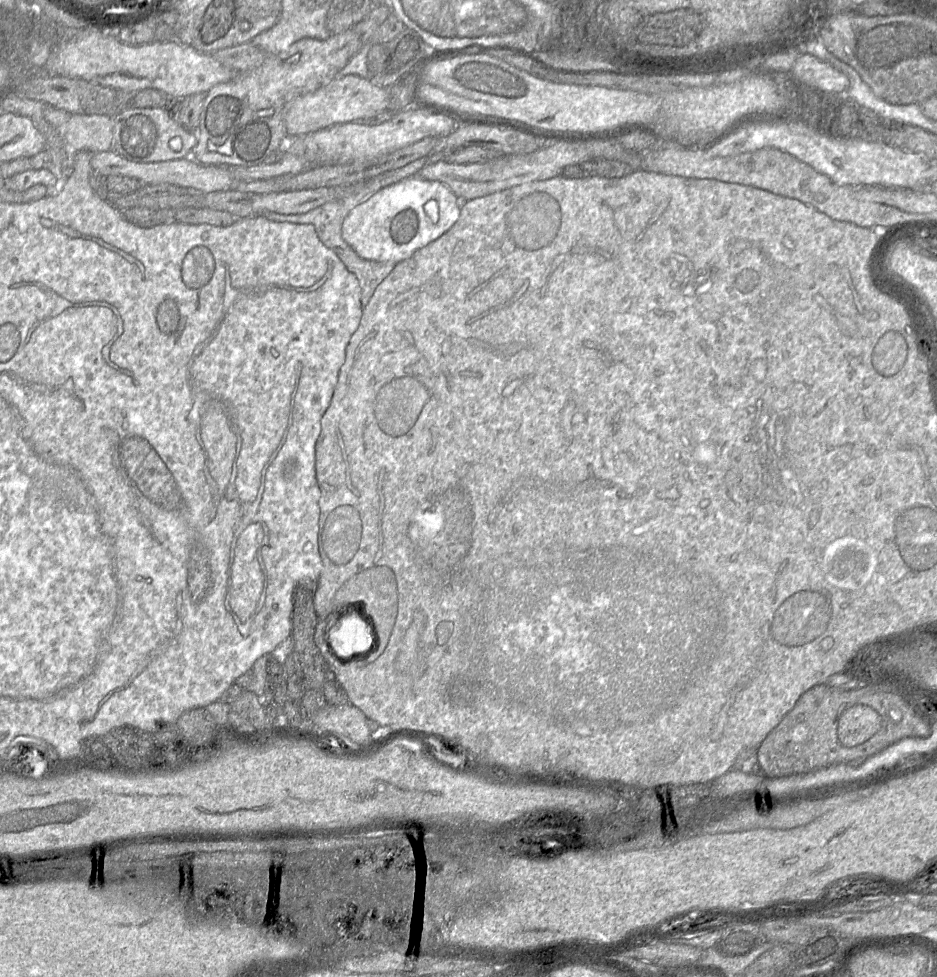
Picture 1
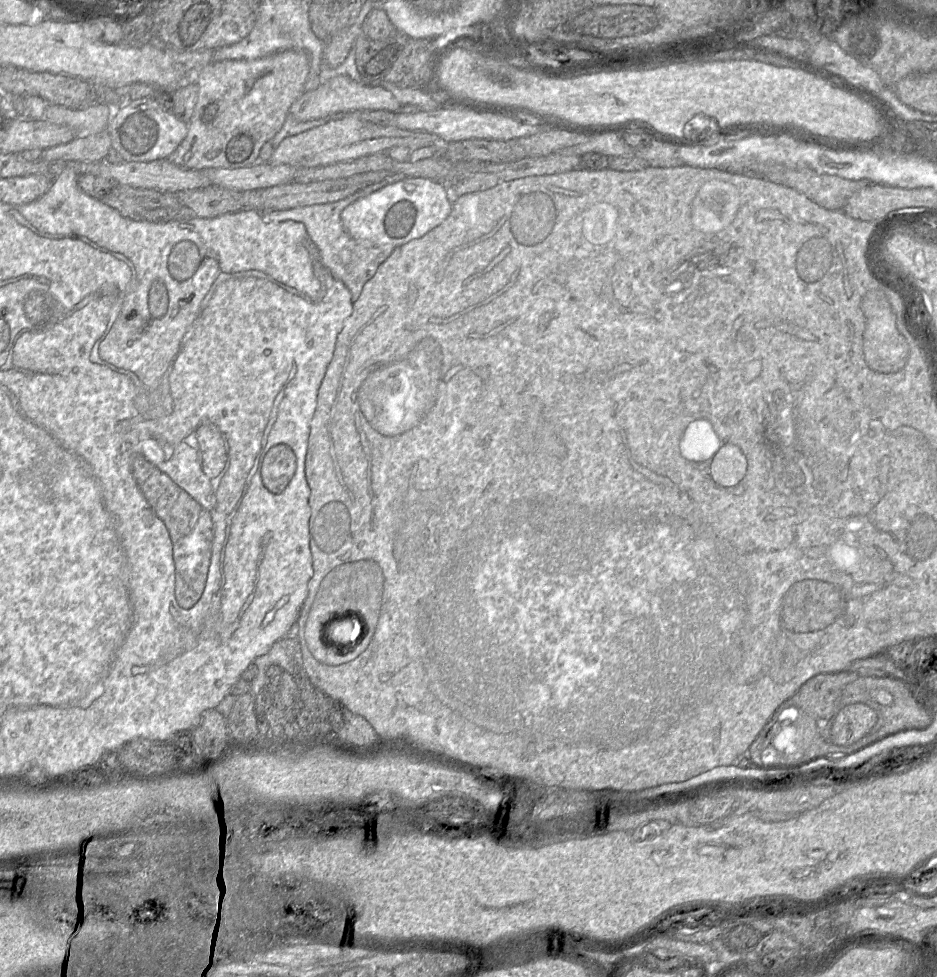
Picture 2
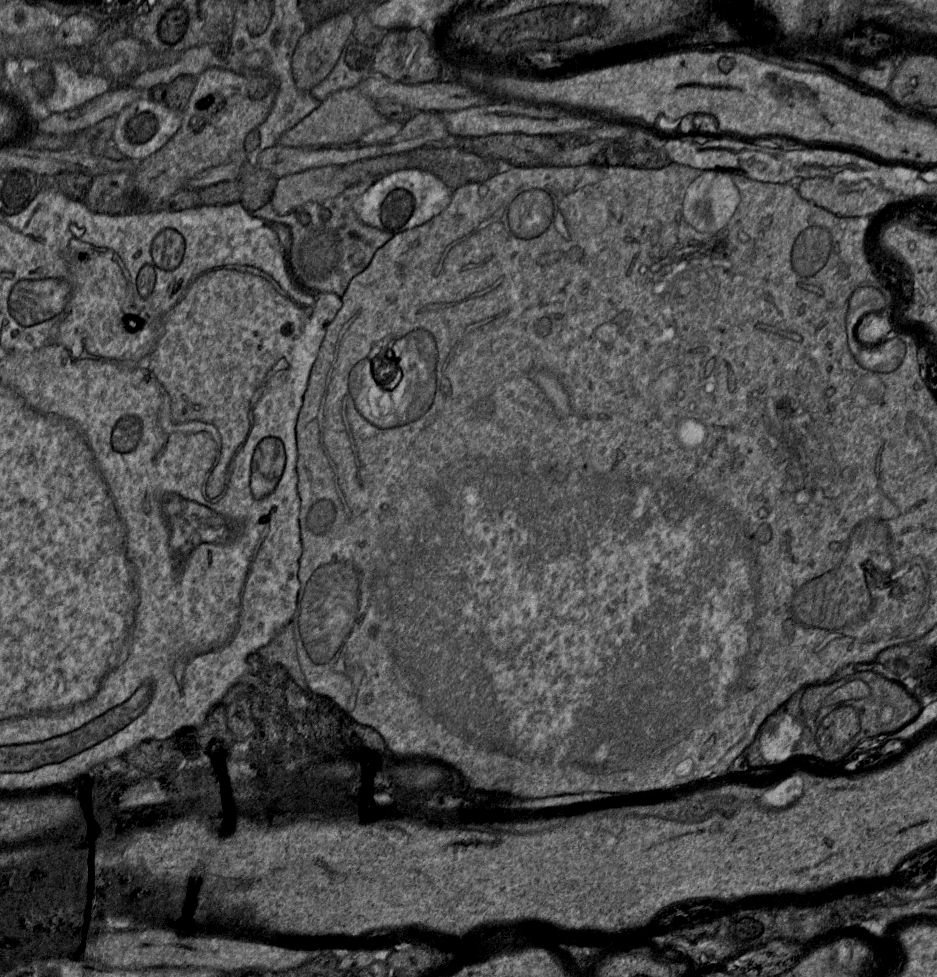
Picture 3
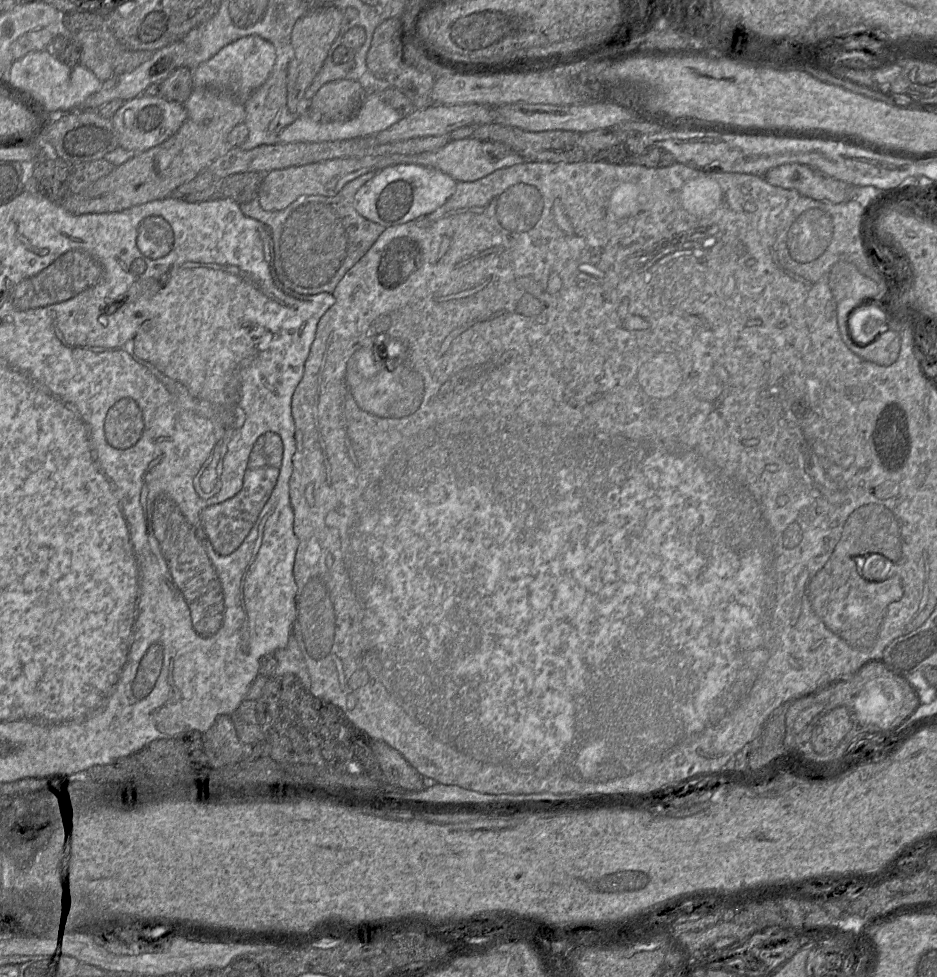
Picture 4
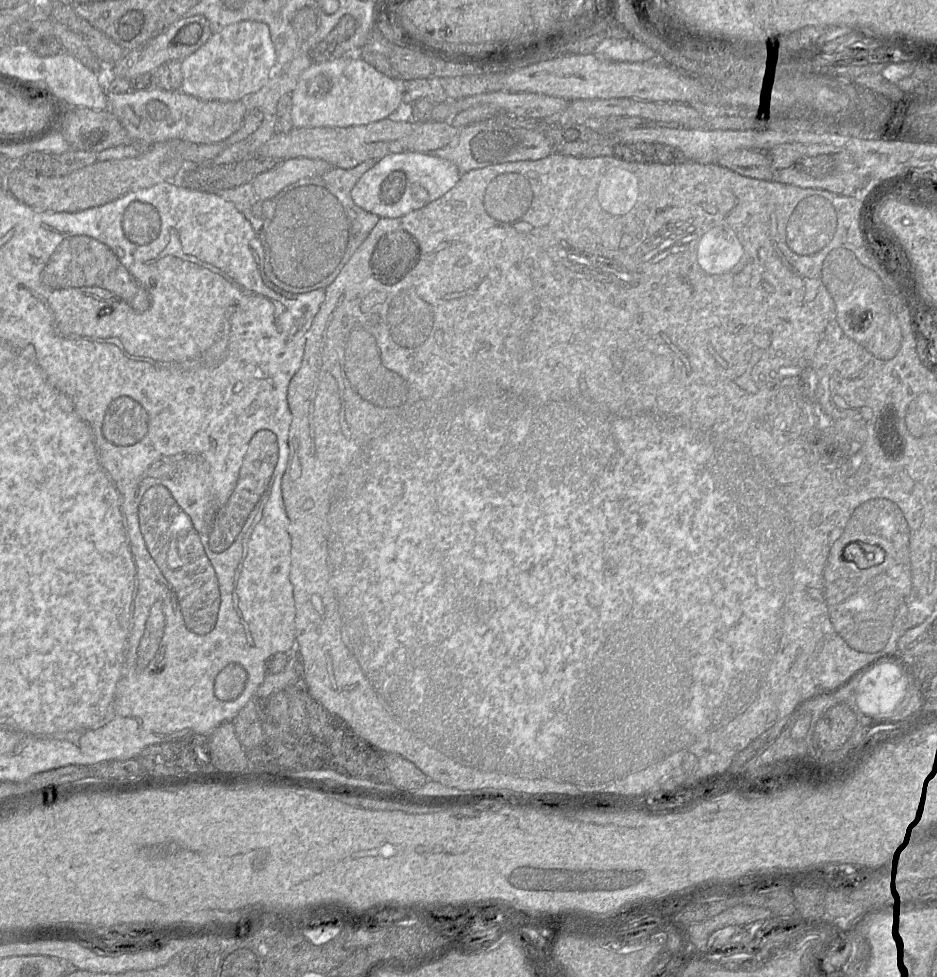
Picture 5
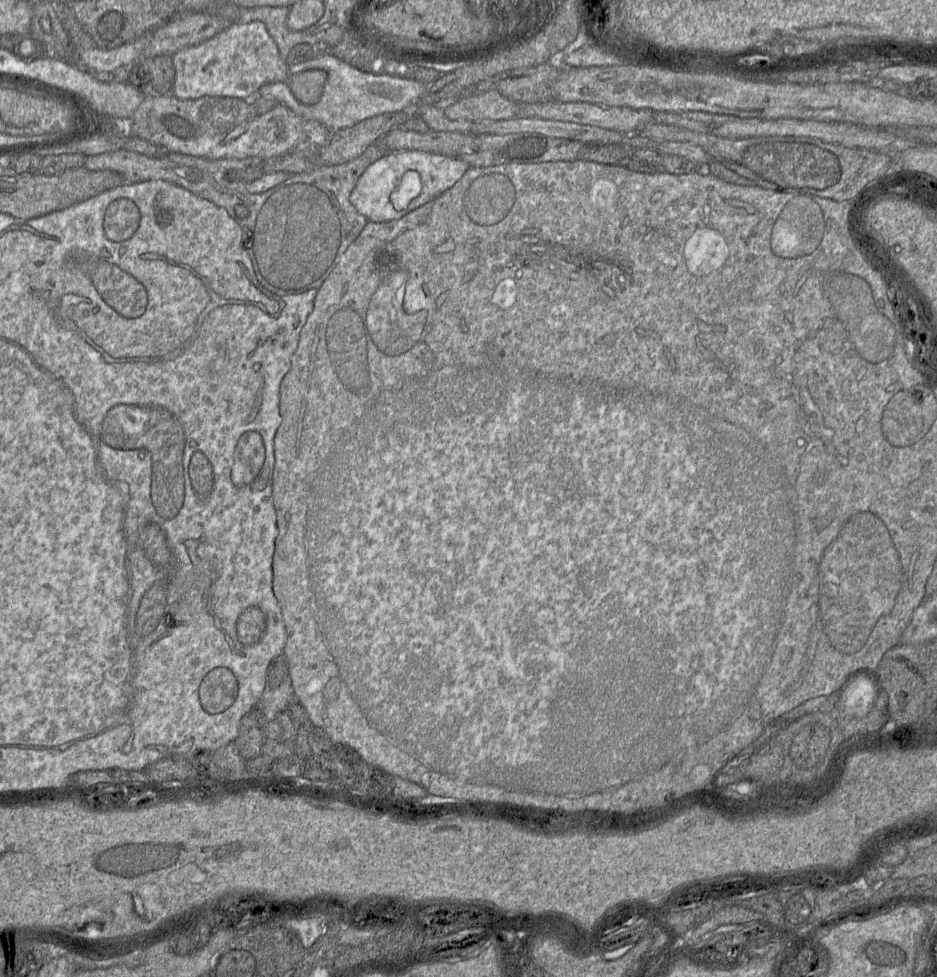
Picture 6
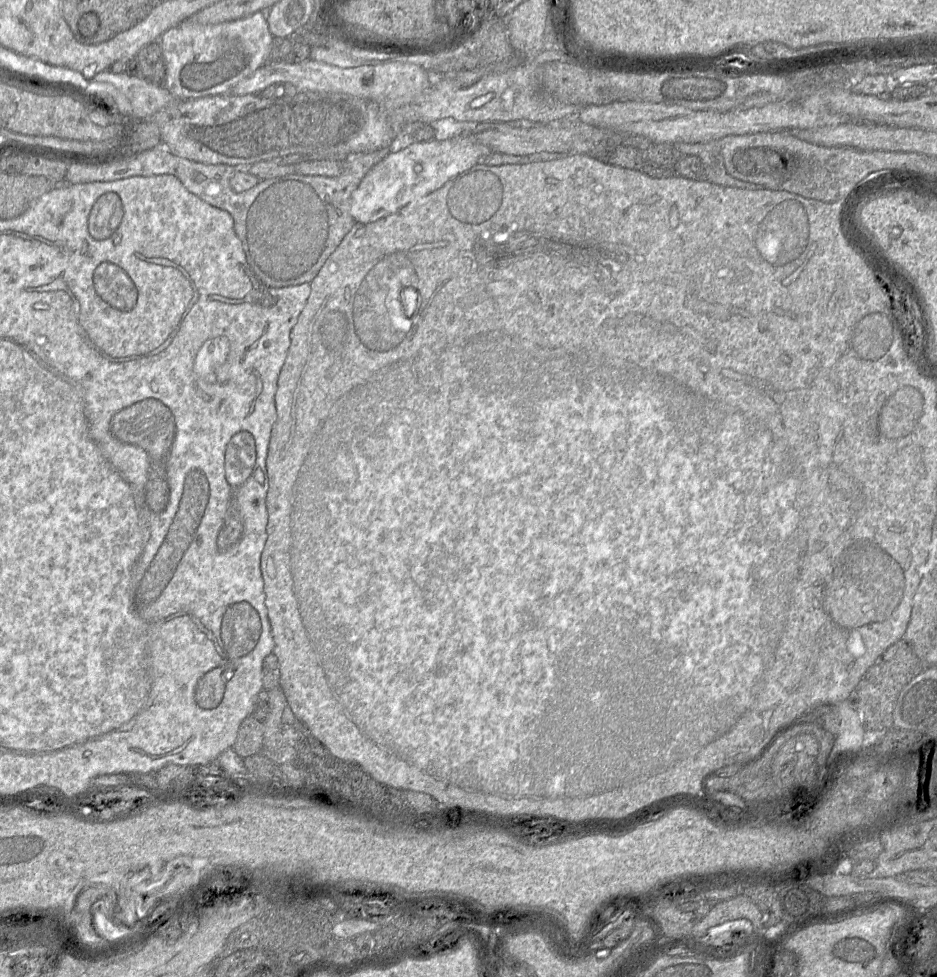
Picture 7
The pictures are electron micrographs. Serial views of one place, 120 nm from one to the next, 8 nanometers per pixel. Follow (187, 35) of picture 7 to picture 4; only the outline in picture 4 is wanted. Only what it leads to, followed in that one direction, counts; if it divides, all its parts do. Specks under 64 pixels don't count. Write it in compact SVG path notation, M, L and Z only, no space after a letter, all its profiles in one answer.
M259 36L242 37L226 46L209 60L191 70L194 88L215 87L222 89L235 100L244 103L270 76L276 61L276 50L272 43Z

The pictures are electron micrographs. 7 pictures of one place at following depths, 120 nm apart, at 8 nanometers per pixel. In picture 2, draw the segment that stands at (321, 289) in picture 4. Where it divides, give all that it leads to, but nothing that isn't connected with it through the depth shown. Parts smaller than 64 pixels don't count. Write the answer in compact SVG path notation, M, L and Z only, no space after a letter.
M405 175L389 176L379 183L369 185L336 202L315 204L290 210L270 211L261 214L265 222L279 223L291 220L304 224L309 237L319 249L324 267L329 270L334 278L345 284L351 293L352 300L356 301L365 283L375 275L378 267L390 256L394 247L390 245L374 245L370 242L354 239L345 230L341 221L341 213L353 202L384 188L388 184L398 182L403 178L405 178Z

